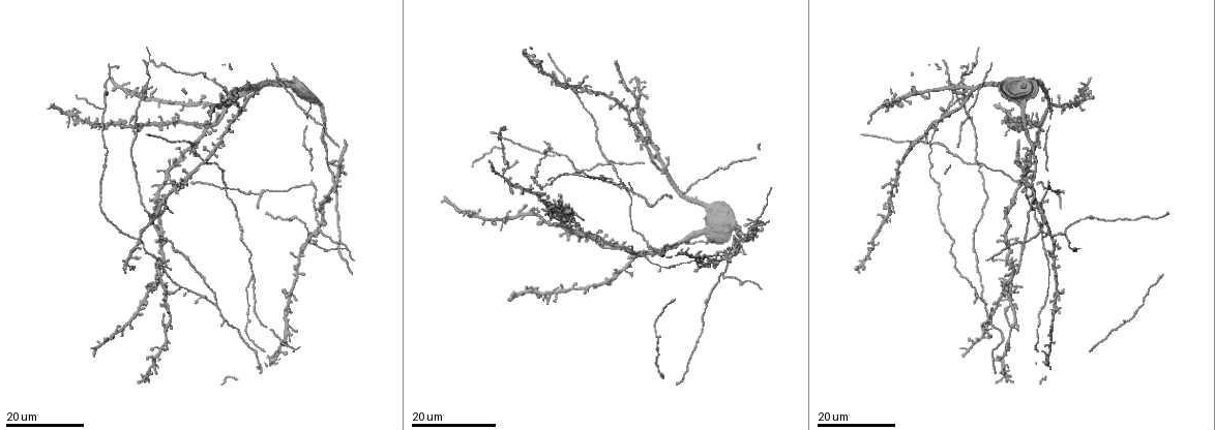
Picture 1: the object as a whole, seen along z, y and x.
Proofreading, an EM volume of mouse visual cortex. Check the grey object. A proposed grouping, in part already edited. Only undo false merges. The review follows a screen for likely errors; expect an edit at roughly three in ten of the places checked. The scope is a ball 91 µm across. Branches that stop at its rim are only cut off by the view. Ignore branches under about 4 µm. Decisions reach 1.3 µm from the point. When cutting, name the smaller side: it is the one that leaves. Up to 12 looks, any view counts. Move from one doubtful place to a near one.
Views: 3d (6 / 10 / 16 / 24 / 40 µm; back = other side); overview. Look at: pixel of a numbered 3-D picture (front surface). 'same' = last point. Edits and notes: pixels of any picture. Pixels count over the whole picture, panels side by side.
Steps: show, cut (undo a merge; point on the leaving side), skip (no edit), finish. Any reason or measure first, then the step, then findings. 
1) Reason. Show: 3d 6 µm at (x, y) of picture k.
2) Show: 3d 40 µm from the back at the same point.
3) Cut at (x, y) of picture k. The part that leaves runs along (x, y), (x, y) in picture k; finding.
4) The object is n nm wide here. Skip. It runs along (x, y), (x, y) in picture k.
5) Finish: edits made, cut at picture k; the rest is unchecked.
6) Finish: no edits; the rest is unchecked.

Four or more arms meet. Show: 3d 16 µm at (1008, 216) of picture 1.

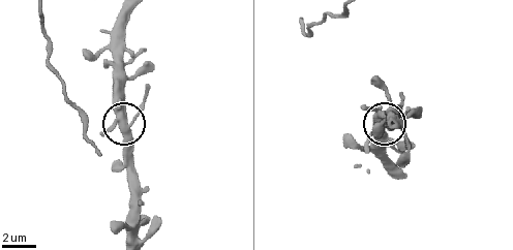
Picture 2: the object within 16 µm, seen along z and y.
Show: 3d 10 µm at (121, 125) of picture 2.

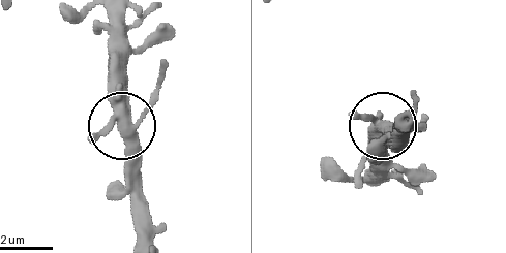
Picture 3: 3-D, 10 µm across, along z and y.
Skip. It runs along (383, 182), (383, 124), (383, 135) in picture 3; continuous, no second neuron.

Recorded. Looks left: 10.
Four arms meet. Show: 3d 16 µm at (176, 184) of picture 1.

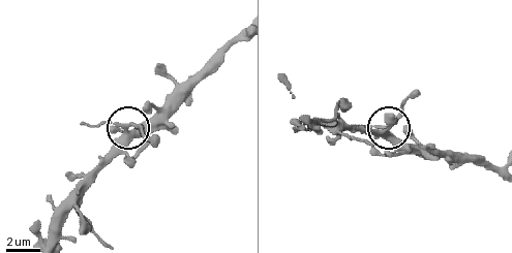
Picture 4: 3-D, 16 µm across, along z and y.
Show: 3d 6 µm at (124, 136) of picture 4.

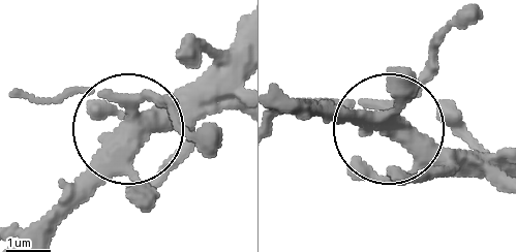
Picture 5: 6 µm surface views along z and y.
The object is 370 nm wide here. Skip. It runs along (235, 42), (127, 124), (153, 98), (175, 105) in picture 5; all the same neuron.

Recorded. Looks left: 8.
Side arm on a straight run. Show: 3d 16 µm at (948, 108) of picture 1.

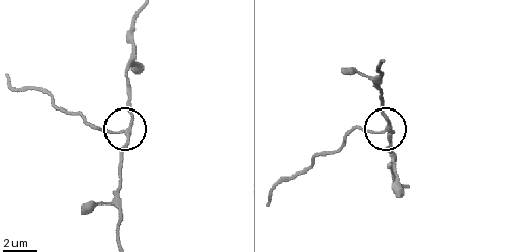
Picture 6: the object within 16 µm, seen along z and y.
Closer look. Show: 3d 6 µm at (127, 130) of picture 6.

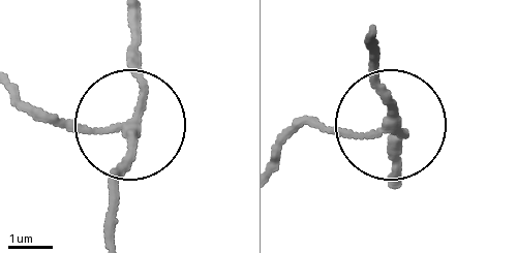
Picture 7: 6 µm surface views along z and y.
Show: 3d 6 µm from the back at (132, 126) of picture 7.

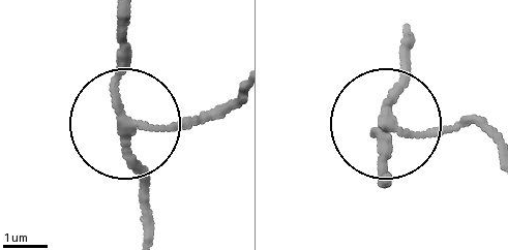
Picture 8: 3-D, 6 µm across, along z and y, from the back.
The side arm is 11 µm long; 3 arms meet here. Cut at (201, 122) of picture 8. Two neurons meet here.

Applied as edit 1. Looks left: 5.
Show: 3d 16 µm at (984, 305) of picture 1.

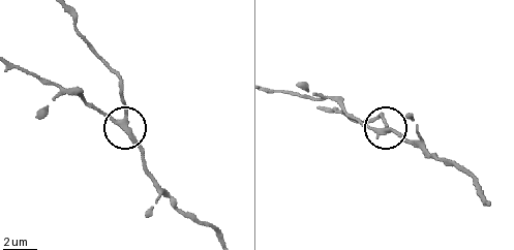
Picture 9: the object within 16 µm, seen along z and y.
Zoom in. Show: 3d 6 µm at (381, 134) of picture 9.

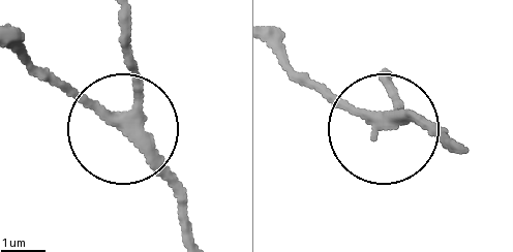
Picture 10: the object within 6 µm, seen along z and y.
Show: 3d 6 µm from the back at (382, 125) of picture 10.

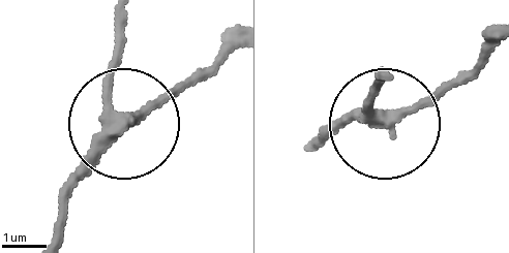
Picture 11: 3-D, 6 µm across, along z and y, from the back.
3 arms meet here. Skip. It runs along (125, 16), (107, 93), (122, 126), (66, 200) in picture 11; continuous, no second neuron.

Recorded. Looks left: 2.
Three-way junction. Show: 3d 16 µm at (1067, 234) of picture 1.

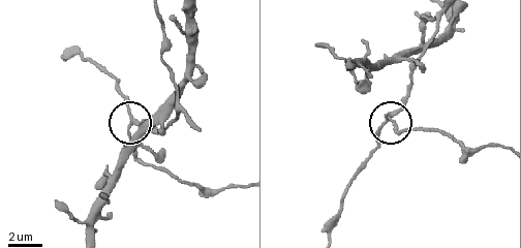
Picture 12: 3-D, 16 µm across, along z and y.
Show: 3d 10 µm at (131, 121) of picture 12.

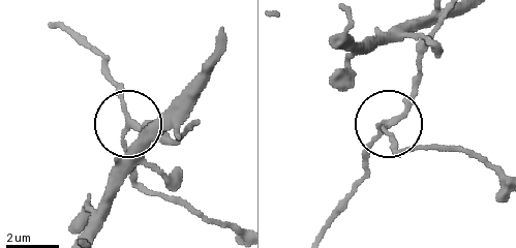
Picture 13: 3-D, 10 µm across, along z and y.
The object is 170 nm wide here. Skip. Continuous, no second neuron.

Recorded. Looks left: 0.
Finish: edits made, cut at picture 8; the rest is unchecked.

